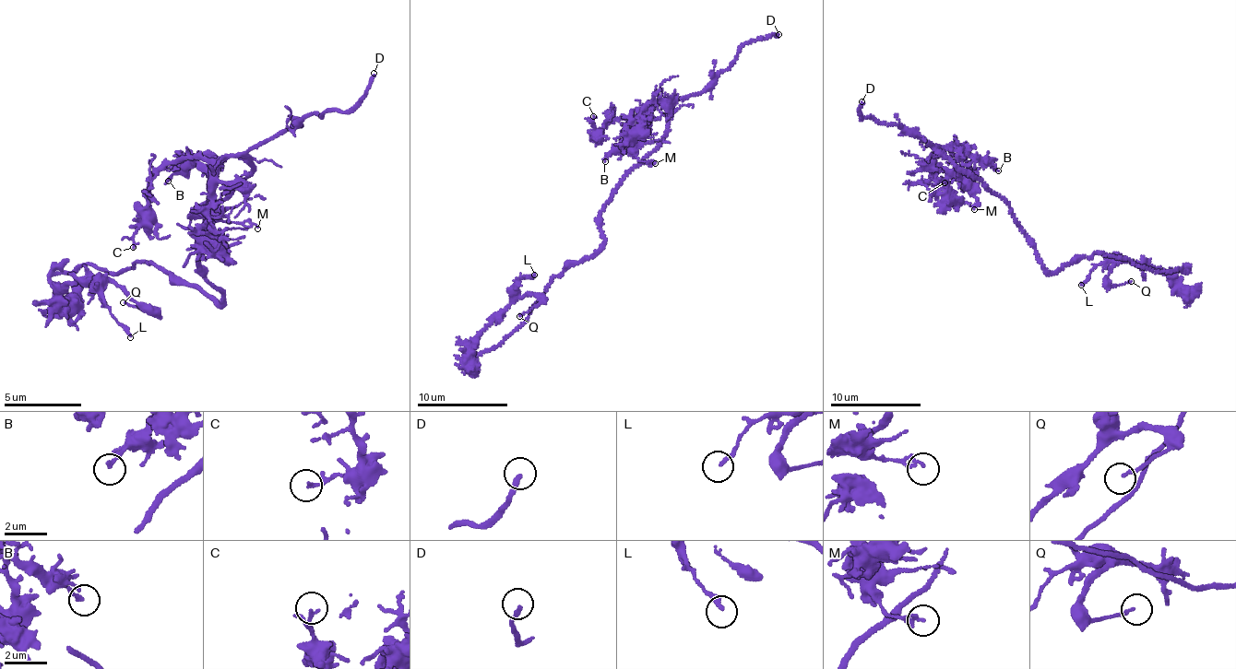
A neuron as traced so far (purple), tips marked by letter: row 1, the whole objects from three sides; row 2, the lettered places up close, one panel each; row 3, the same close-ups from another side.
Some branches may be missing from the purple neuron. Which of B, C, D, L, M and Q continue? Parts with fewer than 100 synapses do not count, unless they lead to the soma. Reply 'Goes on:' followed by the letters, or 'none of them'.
Goes on: D

